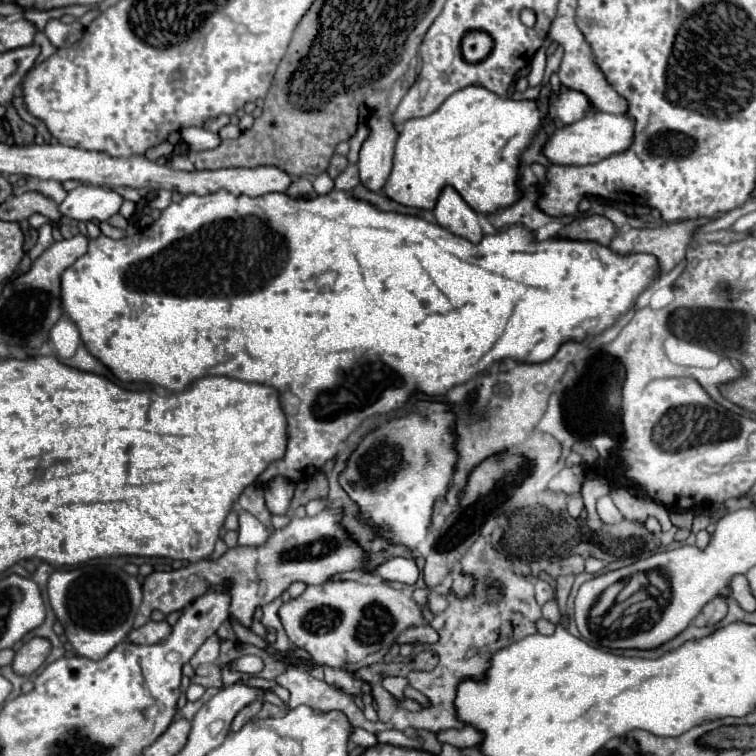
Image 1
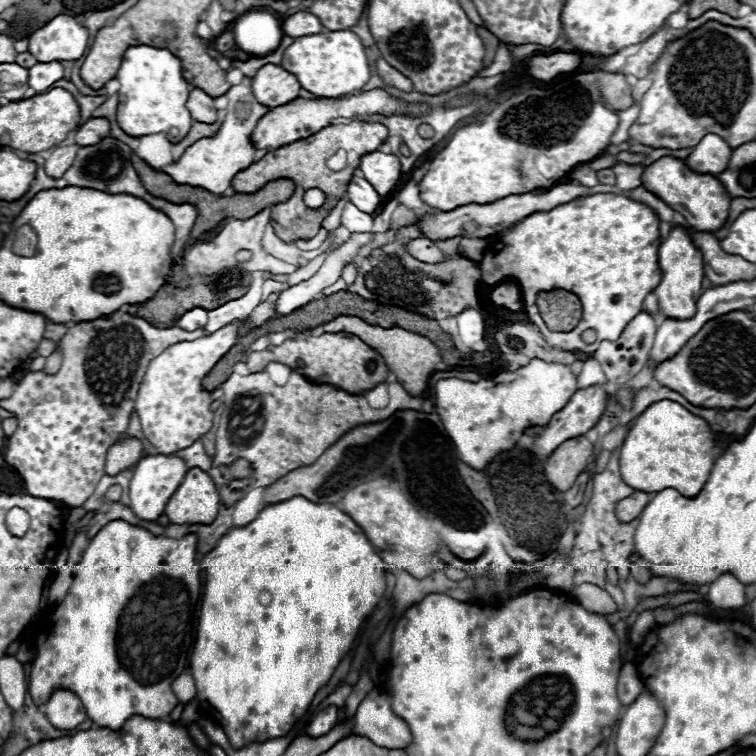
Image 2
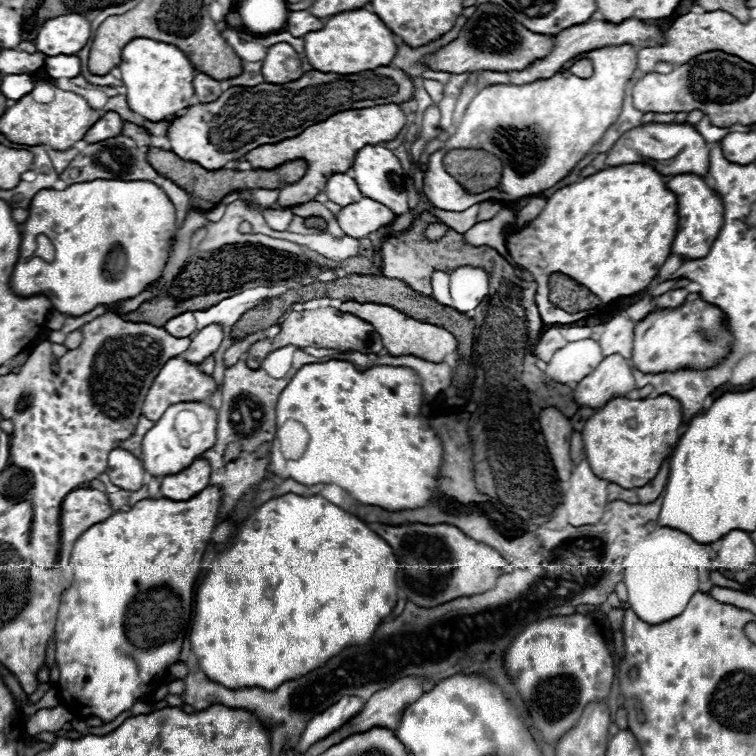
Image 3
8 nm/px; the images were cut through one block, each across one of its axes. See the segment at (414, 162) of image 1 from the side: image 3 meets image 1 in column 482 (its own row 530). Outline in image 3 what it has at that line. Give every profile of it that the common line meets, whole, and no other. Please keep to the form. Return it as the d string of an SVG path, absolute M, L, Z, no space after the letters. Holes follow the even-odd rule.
M208 486L200 494L196 494L194 498L182 500L182 502L174 502L174 500L168 500L168 498L160 498L160 500L146 498L146 500L140 500L138 504L134 504L128 512L116 512L110 518L94 524L74 544L74 550L72 550L72 556L70 556L70 566L74 570L74 580L72 580L70 588L64 590L64 594L62 594L58 620L56 620L56 662L60 666L60 680L58 680L60 690L68 692L72 702L82 706L84 710L88 708L88 714L100 718L102 722L114 720L118 714L130 710L138 700L142 700L148 692L152 692L158 686L158 678L164 676L166 670L172 664L178 662L184 638L192 630L194 582L200 574L200 560L202 560L202 554L204 554L204 550L210 542L210 536L214 532L218 510L220 510L220 490L214 488L214 486Z

